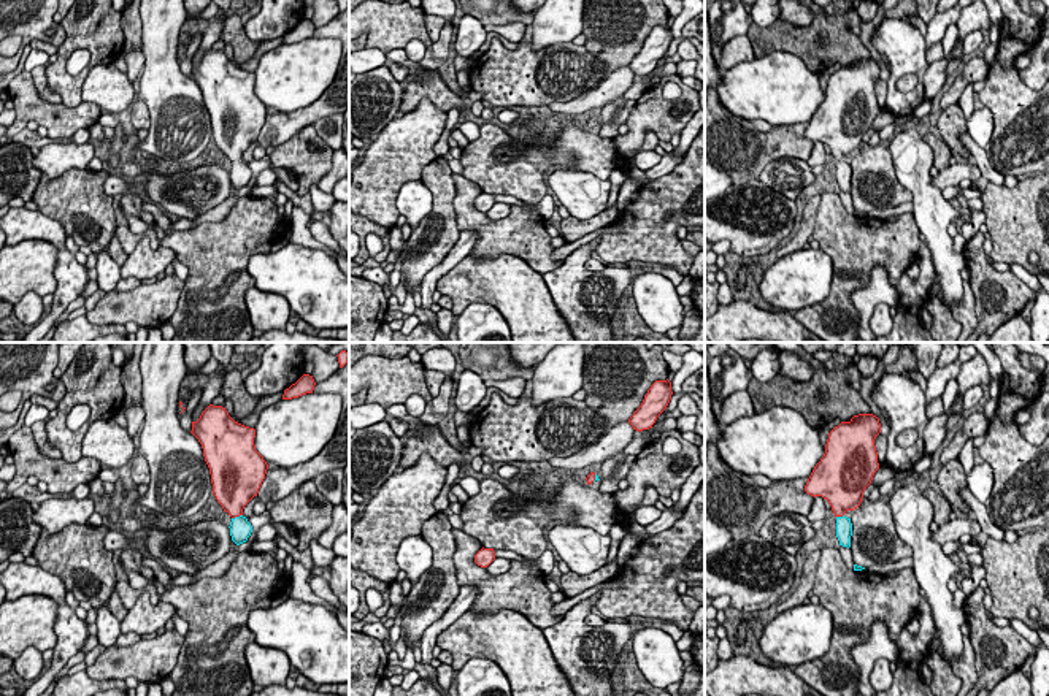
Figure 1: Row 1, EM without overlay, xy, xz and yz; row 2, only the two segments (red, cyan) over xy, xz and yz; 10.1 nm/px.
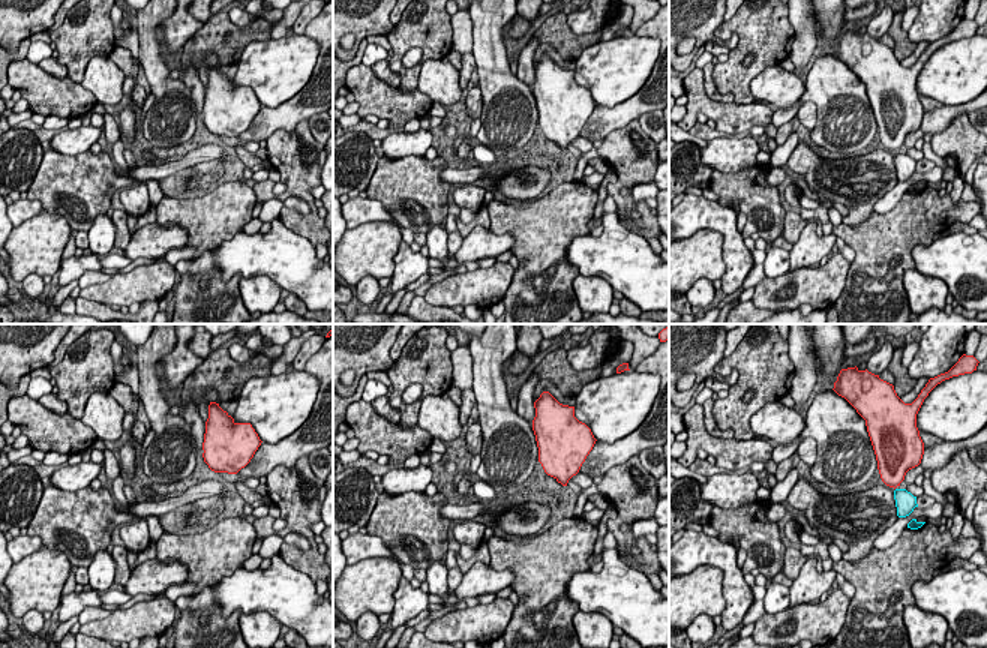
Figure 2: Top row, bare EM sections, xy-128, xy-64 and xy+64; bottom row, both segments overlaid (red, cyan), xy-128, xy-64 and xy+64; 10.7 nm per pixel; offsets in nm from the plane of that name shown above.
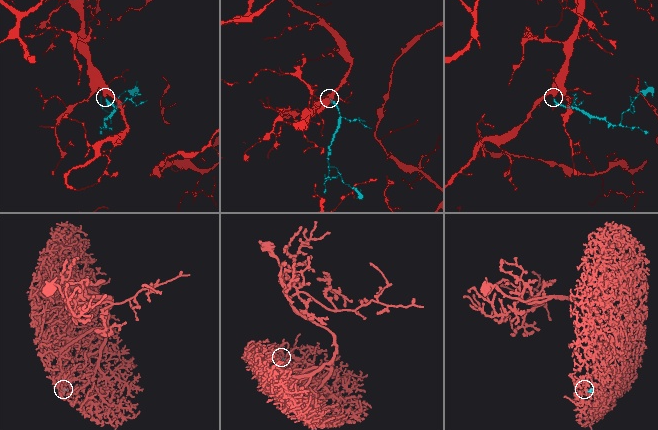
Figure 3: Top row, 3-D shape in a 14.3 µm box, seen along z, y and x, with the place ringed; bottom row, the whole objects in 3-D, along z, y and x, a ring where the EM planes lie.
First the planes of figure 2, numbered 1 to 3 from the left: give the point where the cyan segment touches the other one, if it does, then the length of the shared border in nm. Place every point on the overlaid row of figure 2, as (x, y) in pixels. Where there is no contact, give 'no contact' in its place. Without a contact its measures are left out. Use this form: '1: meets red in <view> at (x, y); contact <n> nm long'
1: no contact
2: no contact
3: no contact

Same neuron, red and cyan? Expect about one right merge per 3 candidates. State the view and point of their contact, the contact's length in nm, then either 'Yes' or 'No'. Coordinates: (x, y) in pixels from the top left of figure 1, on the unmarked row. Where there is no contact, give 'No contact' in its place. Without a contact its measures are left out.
Touches red at xy (237, 160). Shared border 120 nm. Yes

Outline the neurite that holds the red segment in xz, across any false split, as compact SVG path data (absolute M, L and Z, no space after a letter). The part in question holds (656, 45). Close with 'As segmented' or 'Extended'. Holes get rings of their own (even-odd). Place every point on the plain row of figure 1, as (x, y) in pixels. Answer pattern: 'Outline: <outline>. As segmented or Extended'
Outline: M668 24L655 25L644 40L641 51L628 63L633 75L643 76L652 73L657 62L667 54L671 40L671 27Z. As segmented

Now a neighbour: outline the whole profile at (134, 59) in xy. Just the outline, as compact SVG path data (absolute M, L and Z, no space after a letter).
M143 48L124 52L122 55L124 55L124 60L125 60L125 65L127 65L127 71L125 71L127 78L130 81L130 84L133 84L135 79L138 78L140 71L144 67Z

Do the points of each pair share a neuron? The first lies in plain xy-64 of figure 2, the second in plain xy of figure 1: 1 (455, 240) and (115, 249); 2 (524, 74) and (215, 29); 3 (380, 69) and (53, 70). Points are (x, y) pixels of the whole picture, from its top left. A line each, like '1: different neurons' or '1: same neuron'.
1: same neuron
2: same neuron
3: different neurons

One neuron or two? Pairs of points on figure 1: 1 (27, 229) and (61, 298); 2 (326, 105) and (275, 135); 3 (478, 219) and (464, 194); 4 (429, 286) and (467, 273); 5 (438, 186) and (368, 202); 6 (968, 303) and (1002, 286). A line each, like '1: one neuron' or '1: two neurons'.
1: one neuron
2: one neuron
3: one neuron
4: two neurons
5: two neurons
6: two neurons

